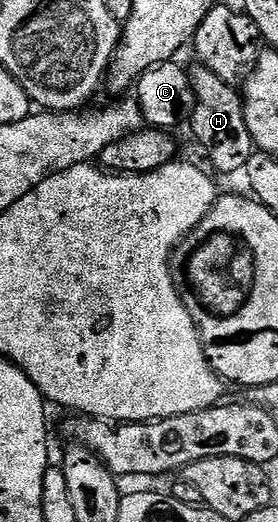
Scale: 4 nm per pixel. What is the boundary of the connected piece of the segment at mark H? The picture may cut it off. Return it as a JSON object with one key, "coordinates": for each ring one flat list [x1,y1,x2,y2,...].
{"coordinates":[[194,63,188,69,192,85,196,91,196,107,188,122,188,129,206,148,210,161,222,173,241,174,246,168,248,159,255,153,256,146,248,131,248,123,244,119,242,95,231,82,220,79,209,67]]}

